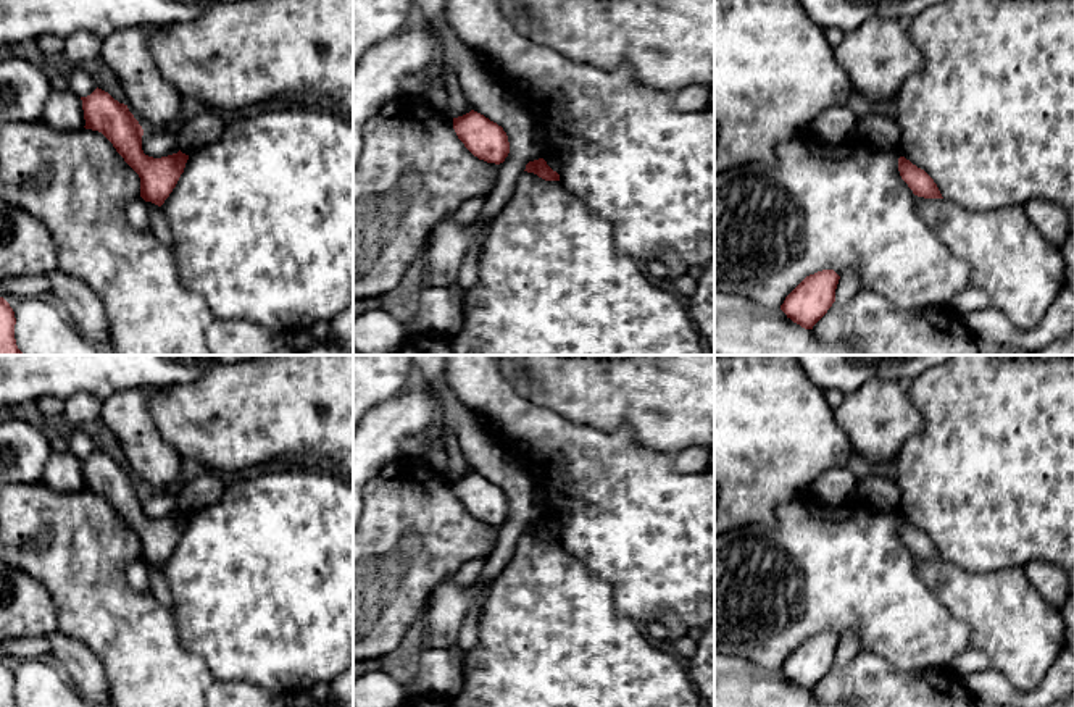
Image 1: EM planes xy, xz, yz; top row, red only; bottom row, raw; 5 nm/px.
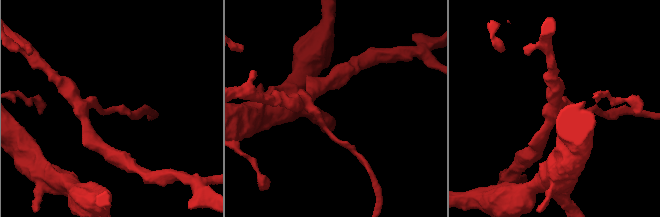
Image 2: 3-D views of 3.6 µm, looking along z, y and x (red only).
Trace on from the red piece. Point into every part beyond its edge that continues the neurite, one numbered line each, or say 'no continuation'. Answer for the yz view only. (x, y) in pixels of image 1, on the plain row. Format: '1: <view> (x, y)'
no continuation

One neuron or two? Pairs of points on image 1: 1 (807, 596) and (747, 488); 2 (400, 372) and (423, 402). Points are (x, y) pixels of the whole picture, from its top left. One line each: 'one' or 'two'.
1: two
2: two

